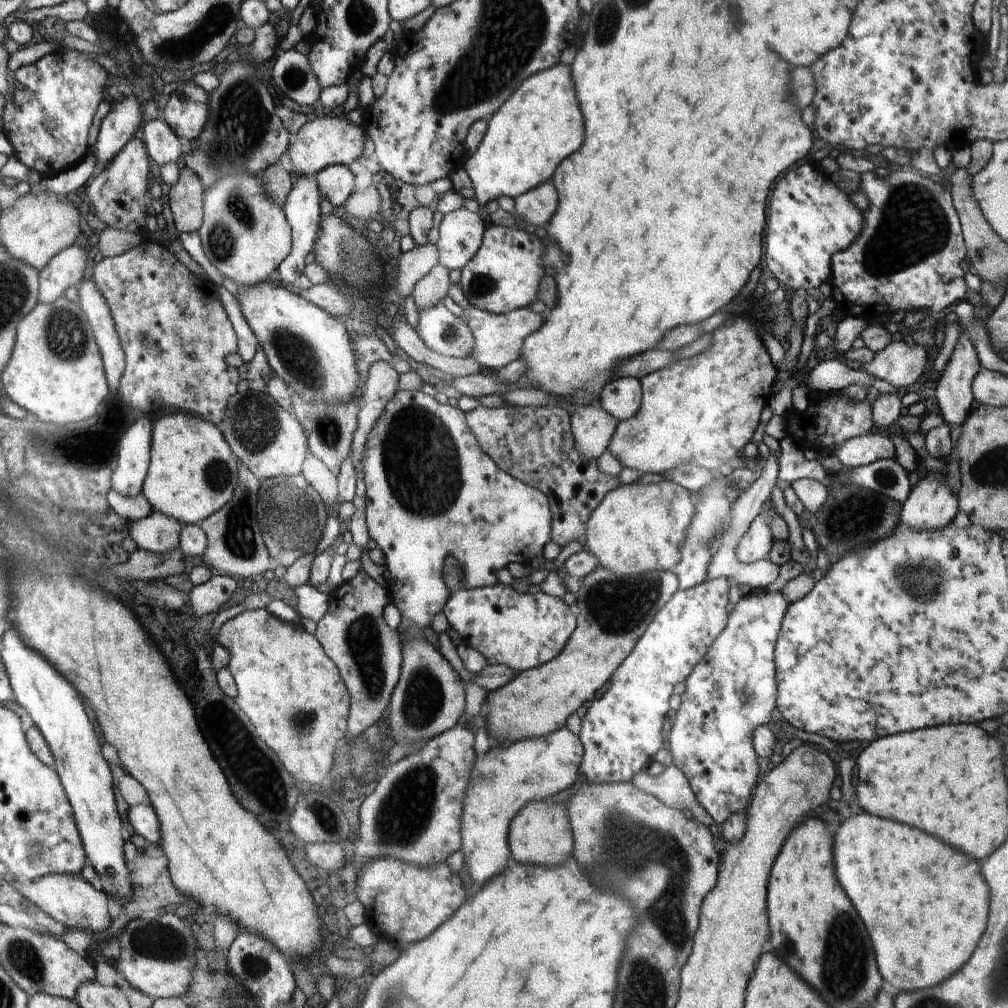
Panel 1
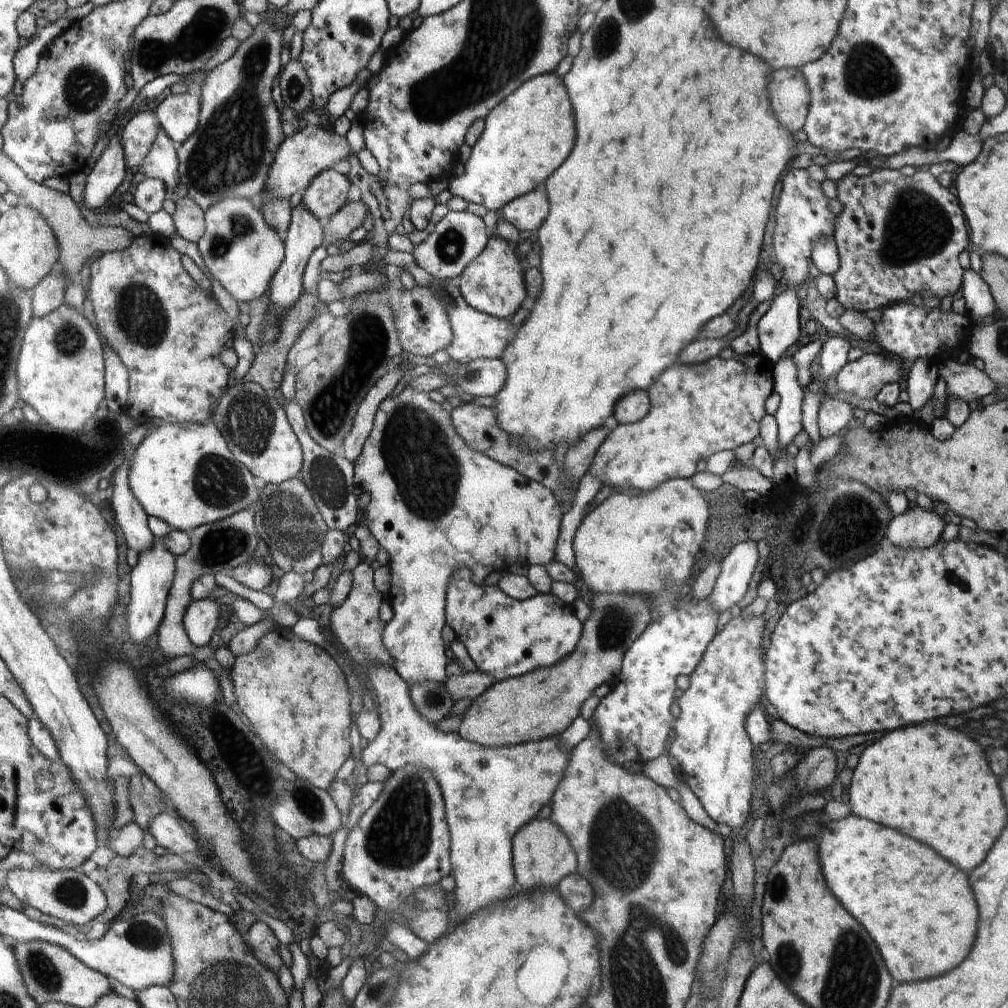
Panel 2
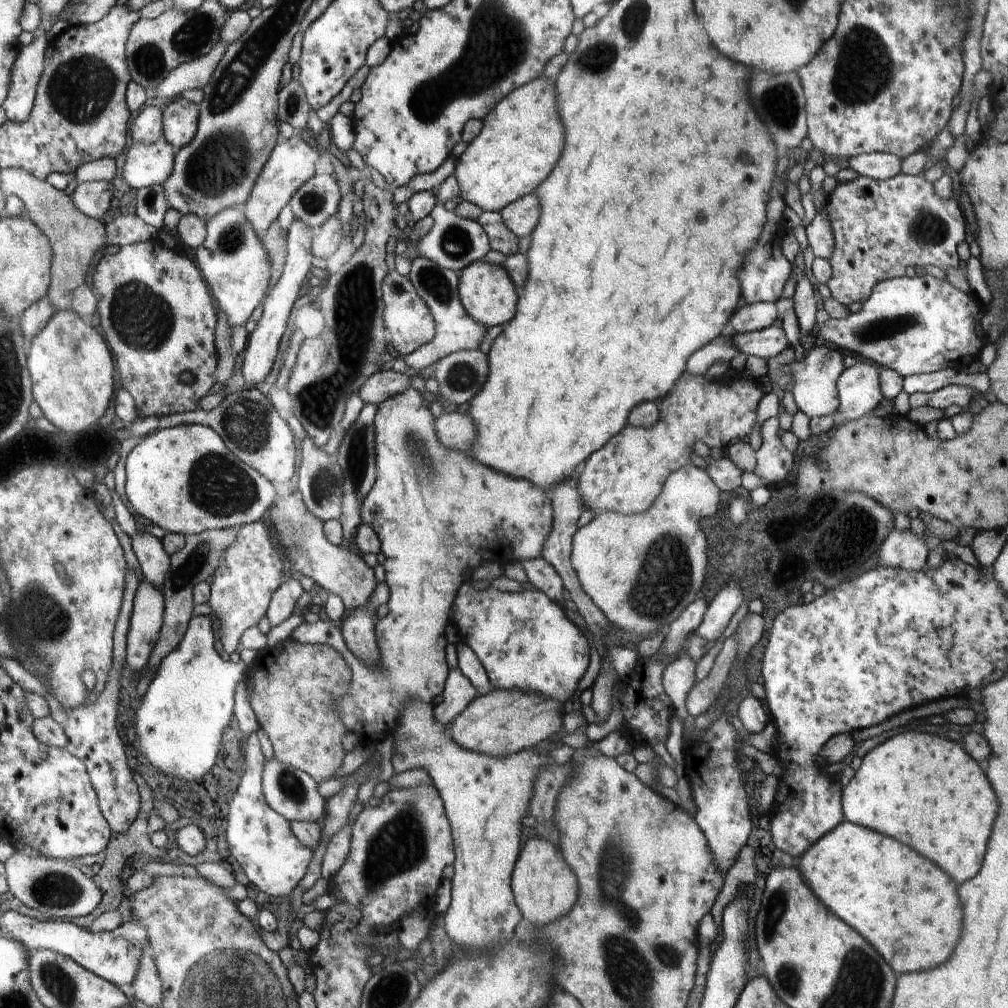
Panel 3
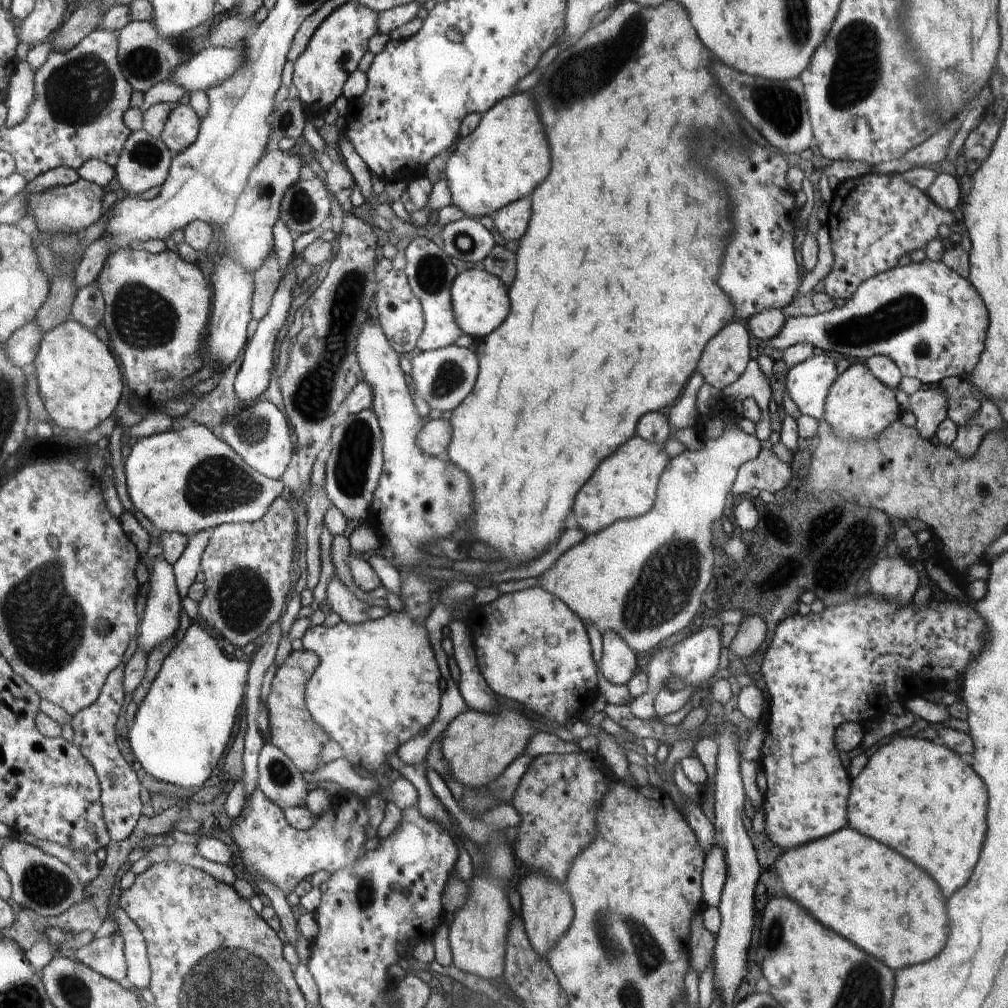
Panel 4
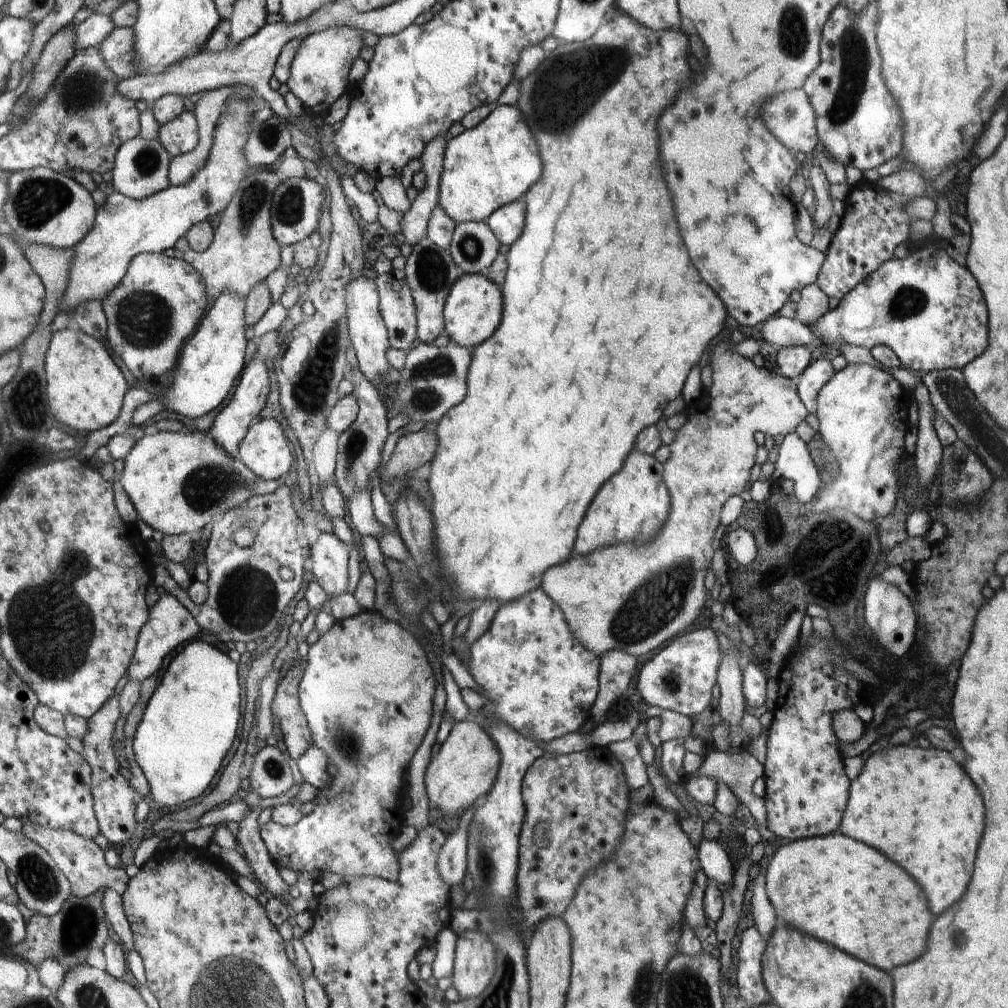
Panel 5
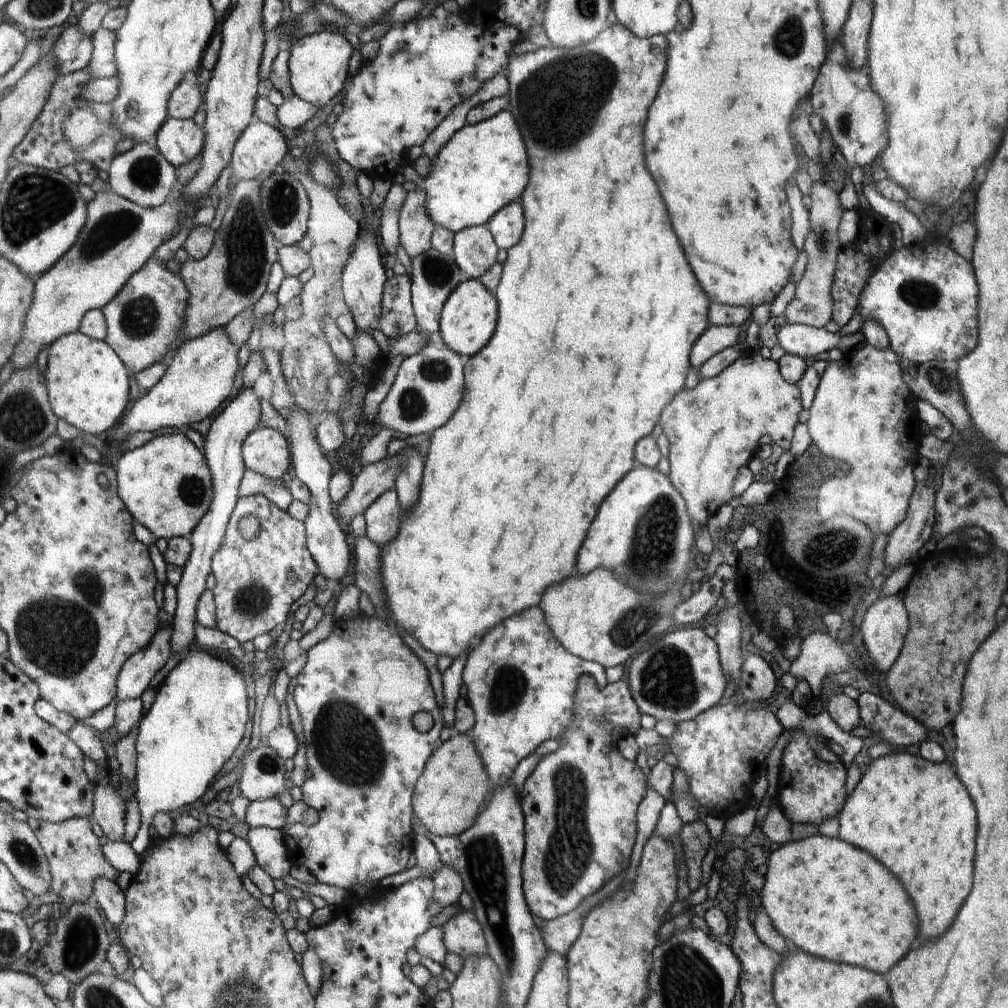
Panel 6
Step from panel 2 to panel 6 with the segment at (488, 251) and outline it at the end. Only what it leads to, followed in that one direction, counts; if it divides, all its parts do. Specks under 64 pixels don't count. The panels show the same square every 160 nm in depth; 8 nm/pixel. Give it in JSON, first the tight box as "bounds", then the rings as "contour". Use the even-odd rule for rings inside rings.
{"bounds":[439,279,498,358],"contour":[[[468,279],[461,282],[449,295],[441,310],[439,331],[448,348],[457,352],[462,358],[478,354],[494,334],[498,316],[498,303],[479,279]]]}

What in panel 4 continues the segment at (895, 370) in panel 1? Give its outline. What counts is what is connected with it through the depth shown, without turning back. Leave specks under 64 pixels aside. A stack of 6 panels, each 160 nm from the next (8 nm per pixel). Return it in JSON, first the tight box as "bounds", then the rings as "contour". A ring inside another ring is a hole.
{"bounds":[824,361,902,439],"contour":[[[854,361],[854,365],[840,373],[829,388],[824,420],[830,424],[839,439],[877,439],[882,431],[902,415],[895,393],[882,384],[867,365],[863,365],[863,361]]]}

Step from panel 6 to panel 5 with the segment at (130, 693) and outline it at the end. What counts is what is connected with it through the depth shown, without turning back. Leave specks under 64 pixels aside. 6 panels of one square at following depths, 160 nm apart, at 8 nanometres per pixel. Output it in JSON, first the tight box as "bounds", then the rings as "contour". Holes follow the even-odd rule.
{"bounds":[126,592,200,684],"contour":[[[170,592],[161,597],[155,597],[151,608],[153,609],[151,618],[140,632],[136,652],[126,672],[129,681],[136,681],[140,684],[158,669],[163,668],[163,662],[169,660],[181,647],[198,638],[197,634],[200,630],[189,610]]]}

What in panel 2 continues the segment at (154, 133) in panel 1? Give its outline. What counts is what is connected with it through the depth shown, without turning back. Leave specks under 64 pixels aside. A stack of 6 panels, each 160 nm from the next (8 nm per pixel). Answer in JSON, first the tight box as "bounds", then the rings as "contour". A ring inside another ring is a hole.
{"bounds":[139,128,180,184],"contour":[[[160,128],[149,154],[146,155],[145,161],[139,168],[140,177],[160,179],[165,184],[170,184],[176,180],[176,172],[180,172],[178,159],[176,158],[176,146],[169,137],[169,133]]]}

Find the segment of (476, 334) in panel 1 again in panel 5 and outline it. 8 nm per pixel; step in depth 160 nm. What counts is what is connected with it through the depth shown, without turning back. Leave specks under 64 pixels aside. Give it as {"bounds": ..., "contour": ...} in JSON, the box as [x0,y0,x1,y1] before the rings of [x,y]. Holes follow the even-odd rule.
{"bounds":[404,236,459,345],"contour":[[[427,236],[413,247],[407,248],[407,251],[404,268],[405,279],[411,288],[411,295],[417,310],[418,342],[432,345],[432,342],[444,333],[443,308],[452,285],[459,279],[458,268],[449,250],[435,245]]]}

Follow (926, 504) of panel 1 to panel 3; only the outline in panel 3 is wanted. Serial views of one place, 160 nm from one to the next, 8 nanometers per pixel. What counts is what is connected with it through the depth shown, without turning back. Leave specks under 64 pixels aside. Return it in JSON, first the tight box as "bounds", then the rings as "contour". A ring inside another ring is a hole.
{"bounds":[880,529,928,571],"contour":[[[911,529],[890,531],[880,546],[880,564],[886,567],[902,567],[906,571],[918,571],[926,564],[928,554],[923,536]]]}

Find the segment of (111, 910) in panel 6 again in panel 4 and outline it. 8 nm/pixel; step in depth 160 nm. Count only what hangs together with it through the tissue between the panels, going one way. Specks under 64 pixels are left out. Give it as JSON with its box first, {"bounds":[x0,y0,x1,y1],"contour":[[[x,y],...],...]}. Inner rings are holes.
{"bounds":[115,907,151,991],"contour":[[[119,907],[115,913],[116,932],[121,934],[127,964],[127,977],[134,991],[149,989],[151,966],[146,954],[147,944],[134,921]]]}

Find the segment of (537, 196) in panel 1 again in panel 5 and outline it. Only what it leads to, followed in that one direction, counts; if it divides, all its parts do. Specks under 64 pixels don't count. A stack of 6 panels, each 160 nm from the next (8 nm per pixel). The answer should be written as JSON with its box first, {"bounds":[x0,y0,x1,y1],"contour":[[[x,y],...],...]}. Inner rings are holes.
{"bounds":[484,197,526,246],"contour":[[[522,197],[497,208],[484,221],[492,229],[501,245],[510,246],[523,233],[525,212],[526,203]]]}

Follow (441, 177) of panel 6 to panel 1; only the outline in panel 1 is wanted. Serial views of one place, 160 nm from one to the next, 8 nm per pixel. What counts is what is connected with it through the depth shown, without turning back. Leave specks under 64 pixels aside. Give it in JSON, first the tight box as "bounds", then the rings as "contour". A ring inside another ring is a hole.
{"bounds":[464,62,584,208],"contour":[[[560,62],[526,78],[488,121],[485,138],[464,165],[480,208],[501,196],[516,200],[532,188],[551,181],[556,166],[582,146],[584,118],[570,74],[570,66]]]}

